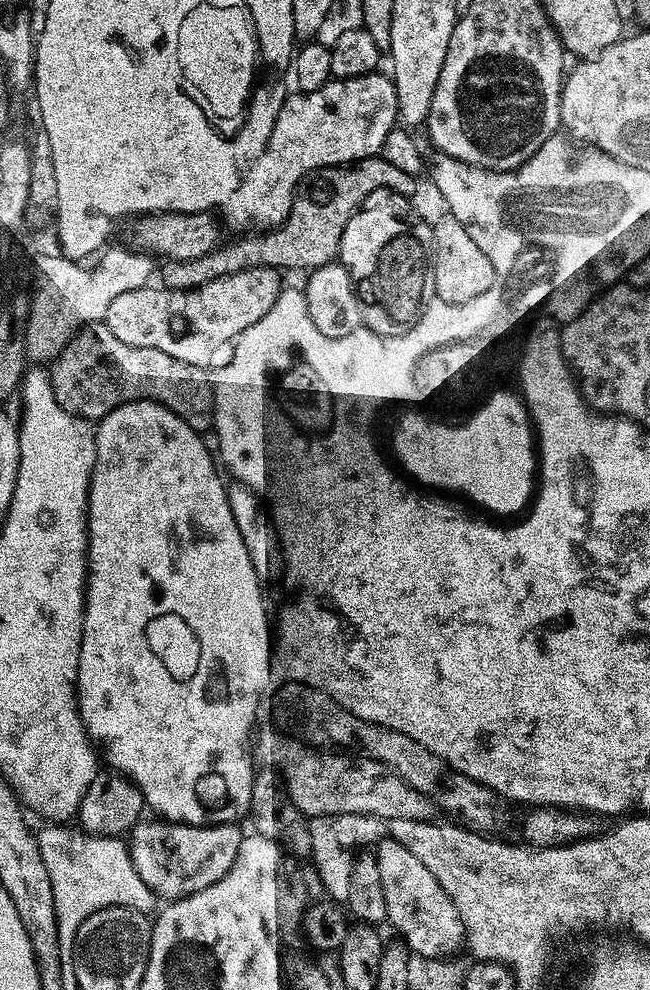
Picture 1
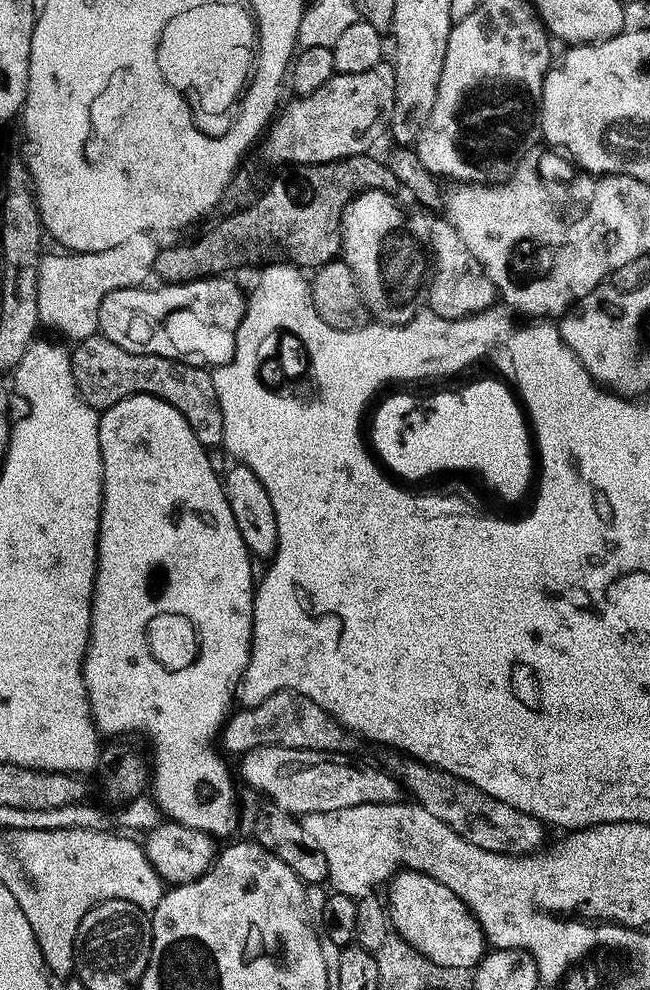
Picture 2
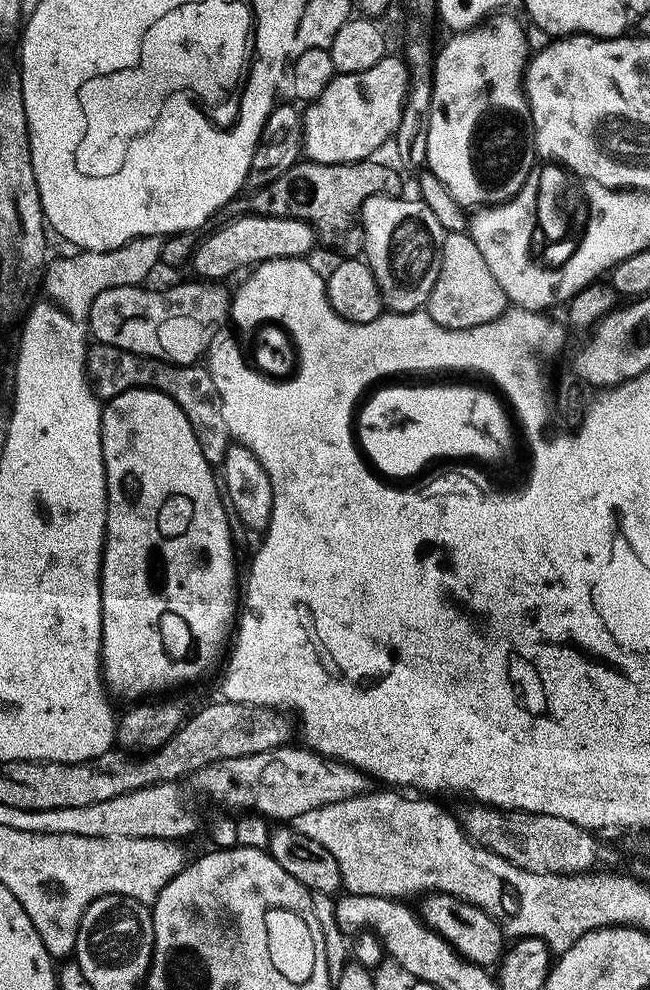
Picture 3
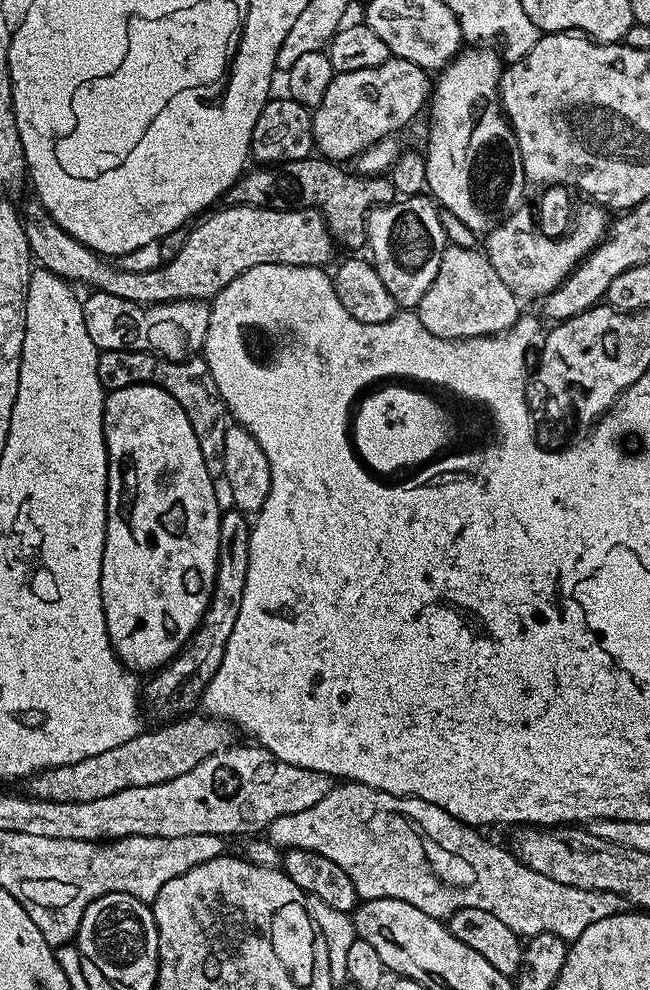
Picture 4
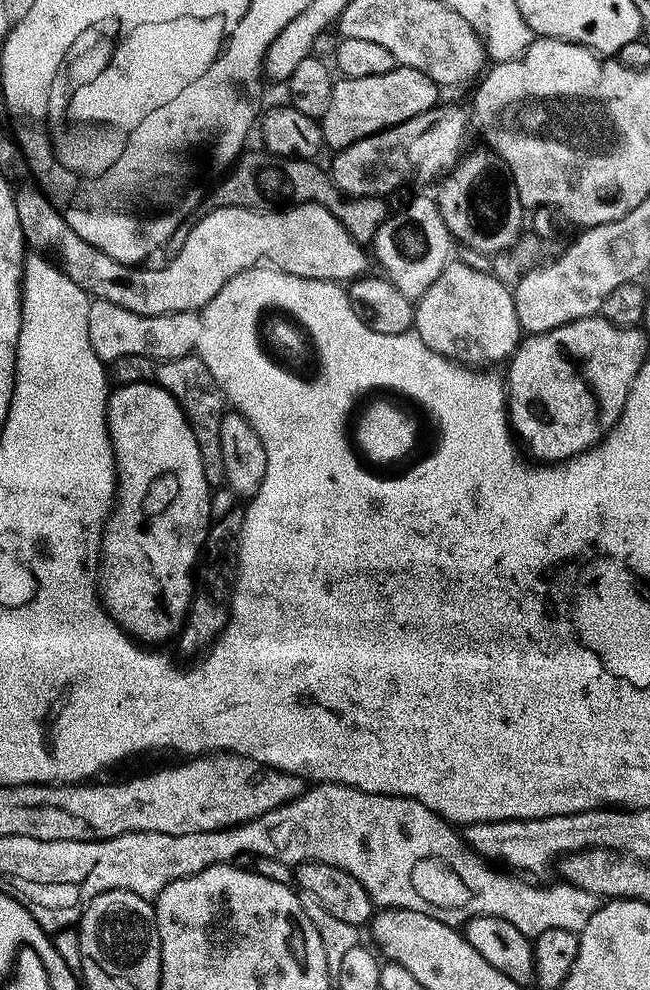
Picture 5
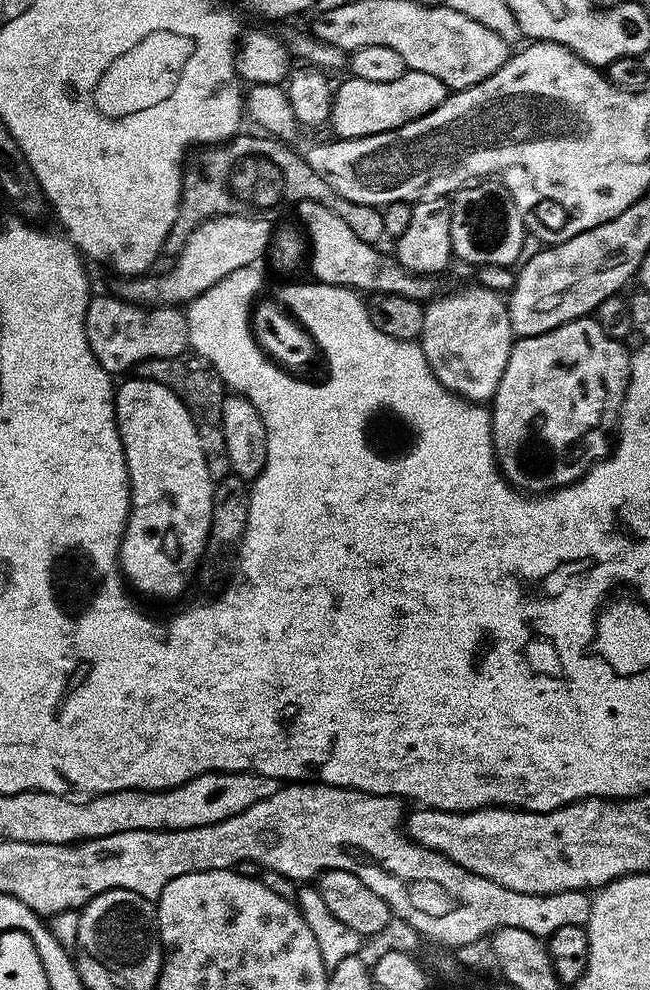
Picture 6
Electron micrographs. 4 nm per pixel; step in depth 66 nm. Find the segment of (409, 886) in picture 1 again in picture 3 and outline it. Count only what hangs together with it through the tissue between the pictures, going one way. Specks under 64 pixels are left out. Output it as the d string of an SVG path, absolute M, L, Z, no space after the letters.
M428 894L423 900L424 905L418 908L420 919L430 931L442 937L463 960L468 960L485 970L495 969L503 961L506 955L506 933L493 916L464 900L459 900L456 896Z

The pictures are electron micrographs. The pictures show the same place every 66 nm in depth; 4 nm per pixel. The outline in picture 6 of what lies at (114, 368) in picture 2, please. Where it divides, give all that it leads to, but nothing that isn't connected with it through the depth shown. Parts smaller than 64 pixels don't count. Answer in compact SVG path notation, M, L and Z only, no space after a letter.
M185 354L161 360L145 360L139 365L138 376L141 380L158 382L158 386L166 386L190 410L194 418L194 426L198 430L198 438L202 441L202 454L206 454L206 466L210 470L213 482L228 479L233 475L230 454L226 450L226 434L222 426L222 406L226 399L224 379L214 370L209 360L203 360L195 354Z

